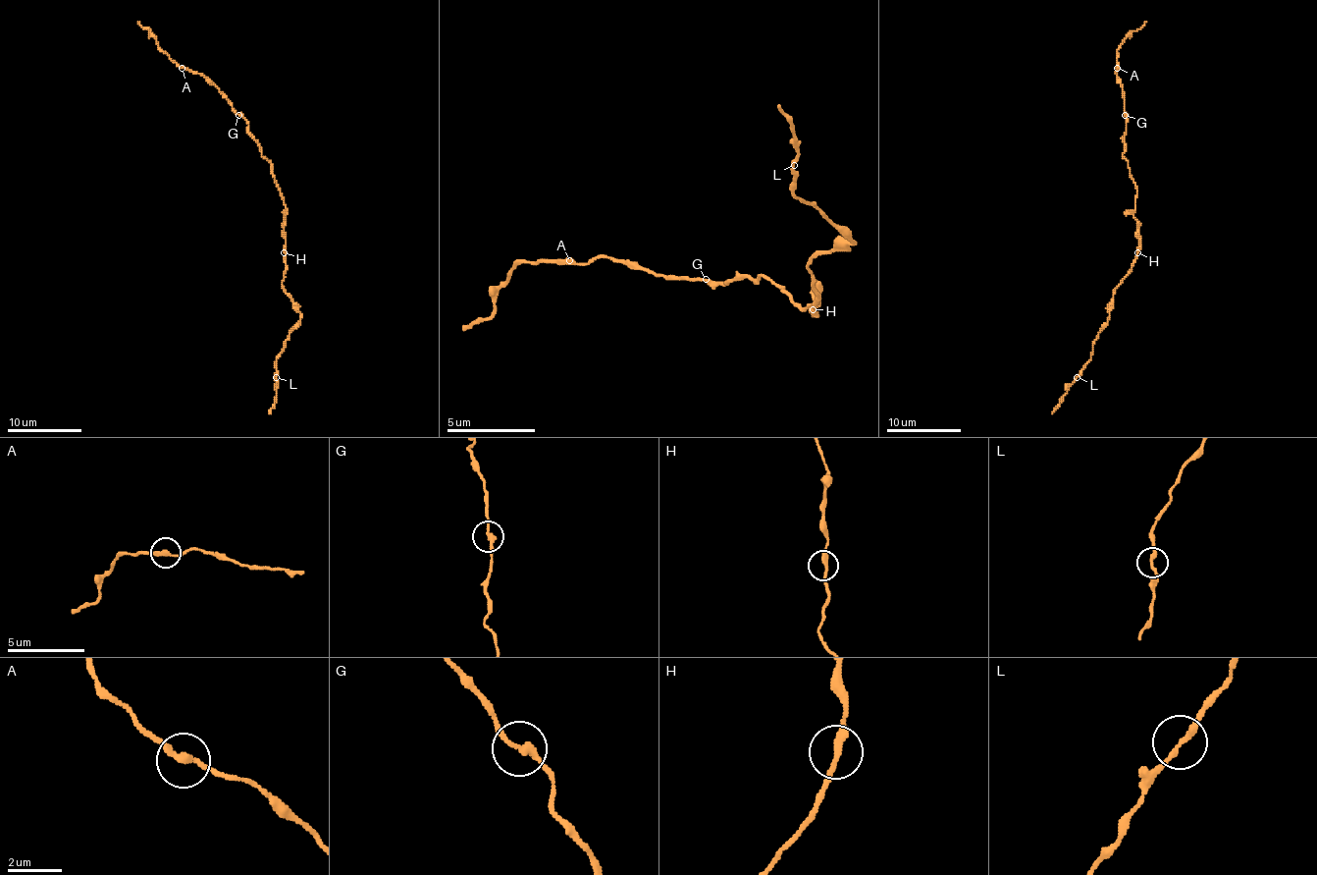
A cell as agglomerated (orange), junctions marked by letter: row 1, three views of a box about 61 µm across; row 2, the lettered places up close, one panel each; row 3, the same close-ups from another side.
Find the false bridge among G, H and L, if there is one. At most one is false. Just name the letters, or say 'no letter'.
no letter

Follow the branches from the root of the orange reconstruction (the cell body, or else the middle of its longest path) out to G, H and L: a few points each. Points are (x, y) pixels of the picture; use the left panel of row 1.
G: (282, 199), (271, 164), (261, 155), (259, 143), (239, 114)
H: (282, 199), (286, 206), (284, 252)
L: (282, 199), (286, 206), (286, 273), (282, 286), (300, 313), (300, 319), (276, 359), (276, 376)

